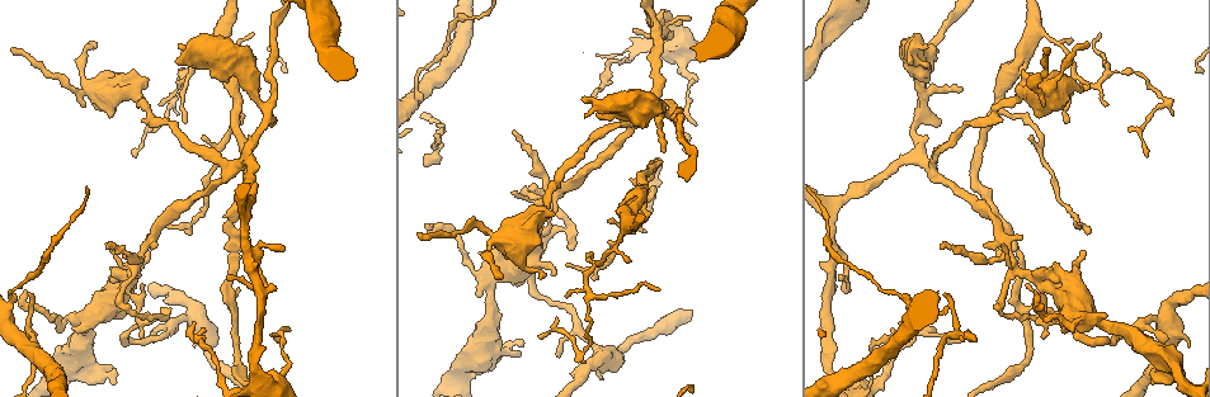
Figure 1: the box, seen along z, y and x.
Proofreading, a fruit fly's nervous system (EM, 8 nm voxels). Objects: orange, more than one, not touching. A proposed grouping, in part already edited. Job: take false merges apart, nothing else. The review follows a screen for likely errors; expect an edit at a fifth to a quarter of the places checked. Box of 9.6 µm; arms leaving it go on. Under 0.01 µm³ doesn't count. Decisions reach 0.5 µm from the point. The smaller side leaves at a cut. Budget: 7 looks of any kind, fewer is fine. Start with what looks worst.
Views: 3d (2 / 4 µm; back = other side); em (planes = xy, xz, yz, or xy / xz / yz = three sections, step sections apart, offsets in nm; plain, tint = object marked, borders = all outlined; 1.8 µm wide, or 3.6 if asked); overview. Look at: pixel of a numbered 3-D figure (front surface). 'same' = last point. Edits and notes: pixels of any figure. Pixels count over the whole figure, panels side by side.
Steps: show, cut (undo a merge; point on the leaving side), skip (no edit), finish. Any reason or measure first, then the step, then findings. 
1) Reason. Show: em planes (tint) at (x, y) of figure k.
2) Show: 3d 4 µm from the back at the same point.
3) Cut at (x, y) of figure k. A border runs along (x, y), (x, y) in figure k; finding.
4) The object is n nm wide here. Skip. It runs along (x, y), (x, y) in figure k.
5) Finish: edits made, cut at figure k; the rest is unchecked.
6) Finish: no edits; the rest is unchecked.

Sharp bend. Show: em xz step 16 (plain) at (125, 278) of figure 1.

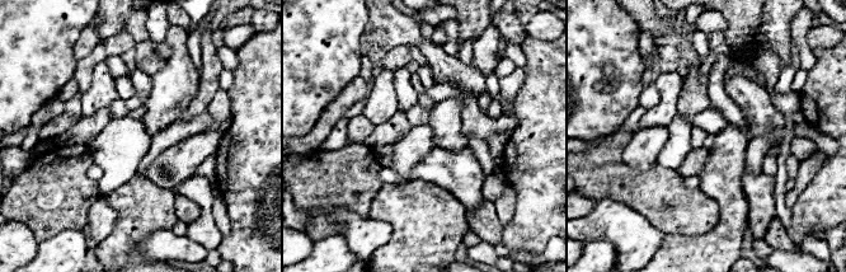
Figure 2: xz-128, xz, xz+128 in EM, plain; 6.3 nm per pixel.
With the object marked. Show: em xz step 16 (tint) at the same point.

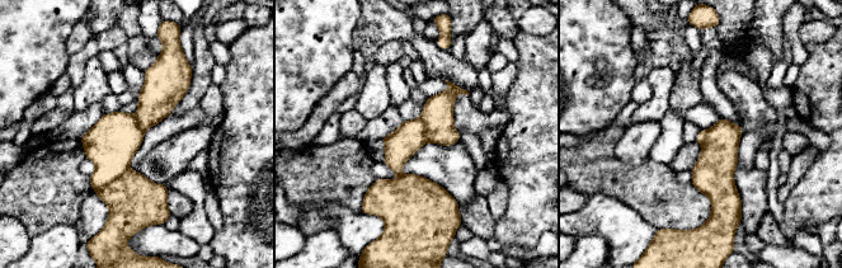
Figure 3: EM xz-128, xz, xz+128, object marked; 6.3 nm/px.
The object is 180 nm wide here. Cut at (112, 142) of figure 3. A border runs along (128, 168), (121, 175), (95, 191) in figure 3; a second neuron is stuck on.

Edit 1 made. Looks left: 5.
Thick turns thin. Show: em xy step 8 (tint) at (1026, 90) of figure 1.

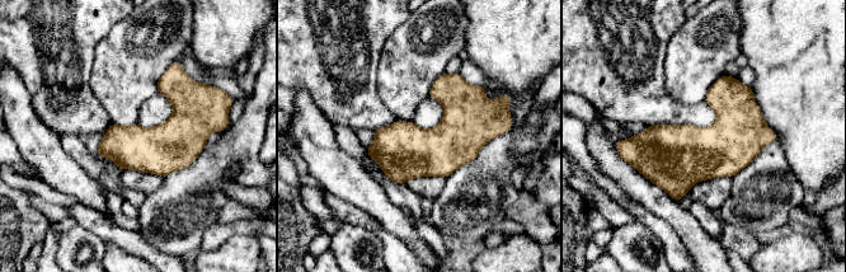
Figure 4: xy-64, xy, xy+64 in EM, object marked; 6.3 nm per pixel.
Another direction. Show: em planes (borders) at the same point.

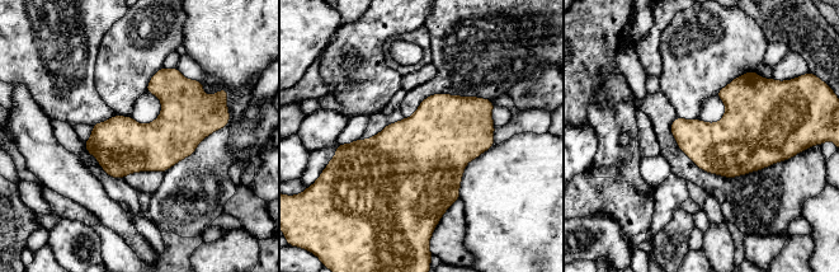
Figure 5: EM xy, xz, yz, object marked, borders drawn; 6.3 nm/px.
Skip. Continuous, no second neuron.

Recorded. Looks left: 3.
Finish: edits made, cut at figure 3; the rest is unchecked.

